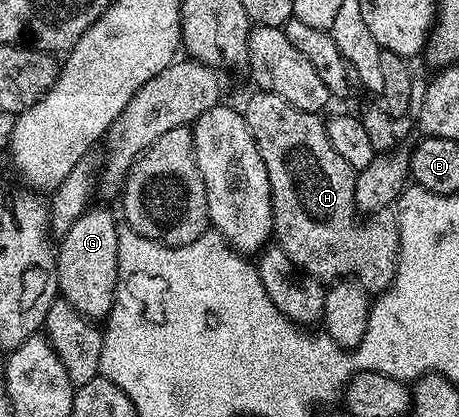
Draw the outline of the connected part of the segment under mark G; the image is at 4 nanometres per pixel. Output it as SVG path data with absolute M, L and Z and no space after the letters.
M91 206L72 222L72 230L61 236L56 248L56 278L61 299L95 322L105 321L114 308L114 295L118 289L118 229L119 225L114 224L114 216L108 209Z

